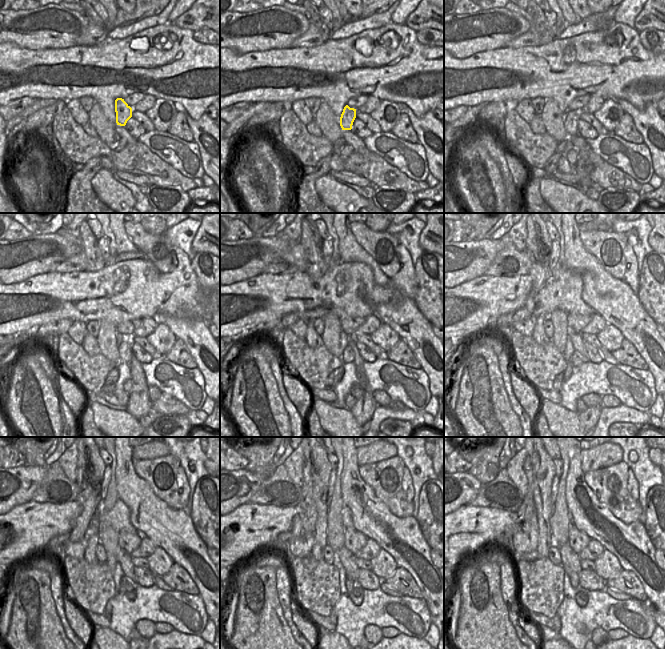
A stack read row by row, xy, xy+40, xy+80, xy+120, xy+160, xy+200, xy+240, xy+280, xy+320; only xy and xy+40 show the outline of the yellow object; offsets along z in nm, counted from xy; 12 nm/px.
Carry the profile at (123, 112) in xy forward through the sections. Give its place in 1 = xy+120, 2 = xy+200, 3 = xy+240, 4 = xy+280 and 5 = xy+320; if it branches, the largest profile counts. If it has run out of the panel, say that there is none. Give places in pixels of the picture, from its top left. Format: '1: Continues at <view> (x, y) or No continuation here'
1: Continues at xy+120 (125, 352)
2: Continues at xy+200 (575, 359)
3: Continues at xy+240 (130, 594)
4: Continues at xy+280 (356, 595)
5: Continues at xy+320 (581, 597)

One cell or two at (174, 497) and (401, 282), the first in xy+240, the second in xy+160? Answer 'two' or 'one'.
two

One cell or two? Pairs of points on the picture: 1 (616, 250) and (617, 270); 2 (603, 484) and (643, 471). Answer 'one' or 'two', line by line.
1: one
2: two

